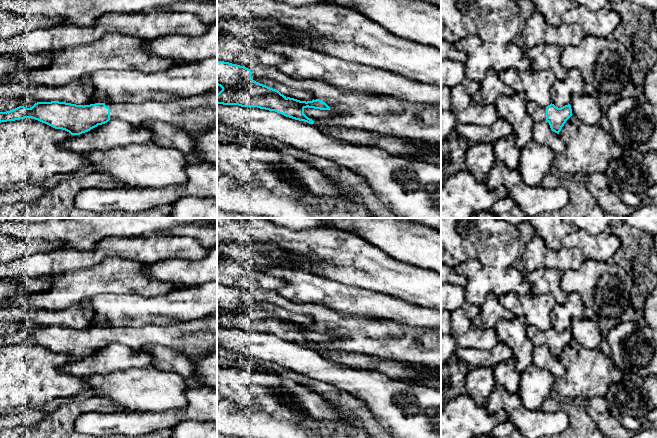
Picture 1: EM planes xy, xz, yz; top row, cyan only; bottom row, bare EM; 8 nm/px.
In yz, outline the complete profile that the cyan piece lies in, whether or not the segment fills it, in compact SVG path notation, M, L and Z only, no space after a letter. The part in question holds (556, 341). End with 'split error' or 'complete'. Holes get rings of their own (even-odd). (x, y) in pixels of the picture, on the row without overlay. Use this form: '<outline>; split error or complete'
M529 325L527 334L534 346L547 345L551 354L557 358L559 358L566 345L573 339L570 328L558 332L551 327L545 332L533 325Z; split error

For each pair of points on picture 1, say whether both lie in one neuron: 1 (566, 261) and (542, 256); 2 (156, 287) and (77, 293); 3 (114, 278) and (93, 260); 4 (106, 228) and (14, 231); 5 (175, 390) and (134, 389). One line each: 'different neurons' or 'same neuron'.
1: same neuron
2: same neuron
3: different neurons
4: same neuron
5: same neuron

